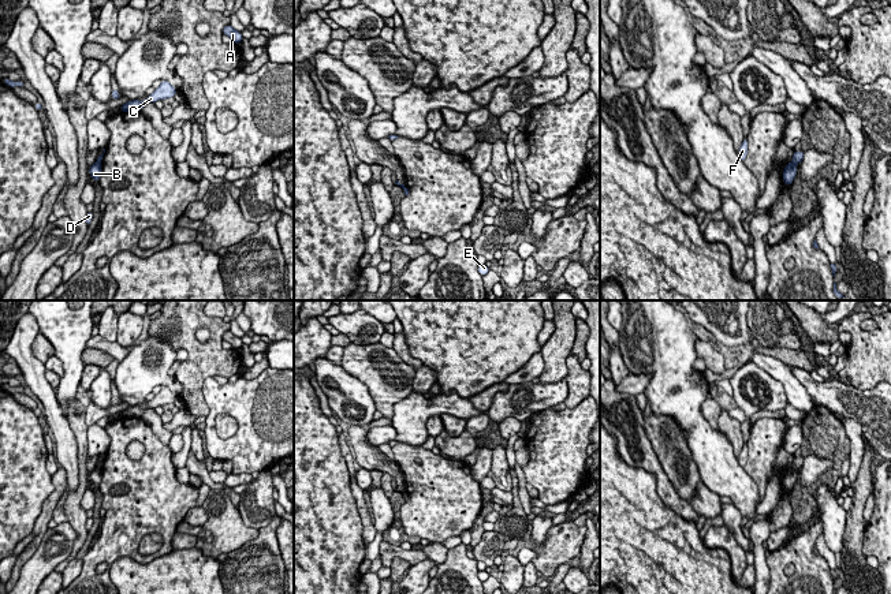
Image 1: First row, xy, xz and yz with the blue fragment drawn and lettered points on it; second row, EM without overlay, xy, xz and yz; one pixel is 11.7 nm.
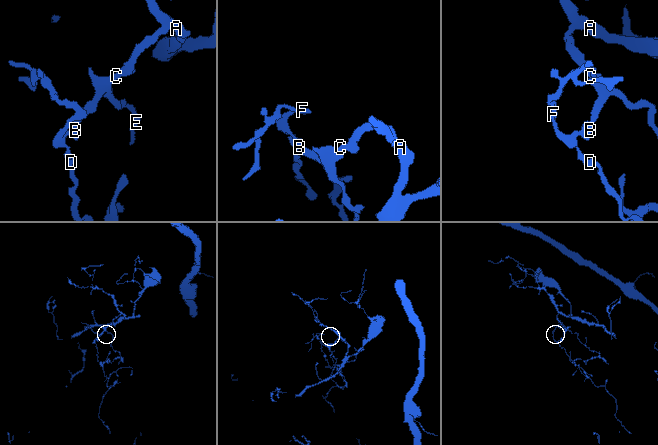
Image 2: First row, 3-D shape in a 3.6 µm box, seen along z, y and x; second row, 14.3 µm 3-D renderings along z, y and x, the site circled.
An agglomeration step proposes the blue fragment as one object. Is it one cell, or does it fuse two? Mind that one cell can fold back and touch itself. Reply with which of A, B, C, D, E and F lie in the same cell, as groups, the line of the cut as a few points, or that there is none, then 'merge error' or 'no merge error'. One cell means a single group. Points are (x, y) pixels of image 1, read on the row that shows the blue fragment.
A C E / B D F | yz (791, 161), (796, 164) | merge error

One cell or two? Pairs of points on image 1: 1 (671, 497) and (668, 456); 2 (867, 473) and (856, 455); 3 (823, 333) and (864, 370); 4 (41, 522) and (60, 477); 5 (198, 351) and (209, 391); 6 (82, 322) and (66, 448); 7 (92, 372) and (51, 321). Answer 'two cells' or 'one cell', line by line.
1: two cells
2: two cells
3: two cells
4: one cell
5: two cells
6: two cells
7: two cells

